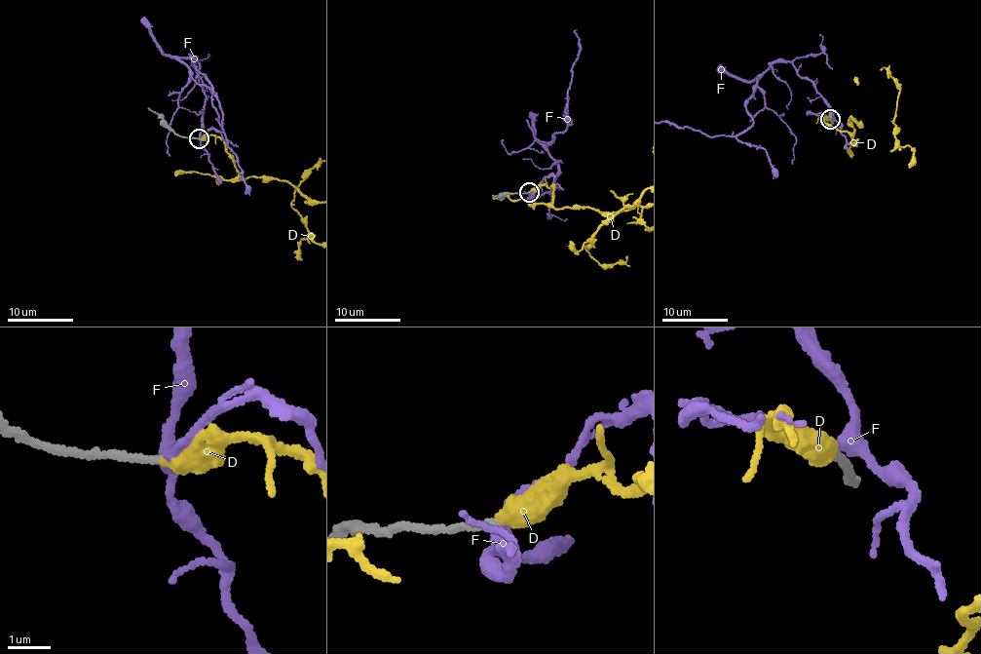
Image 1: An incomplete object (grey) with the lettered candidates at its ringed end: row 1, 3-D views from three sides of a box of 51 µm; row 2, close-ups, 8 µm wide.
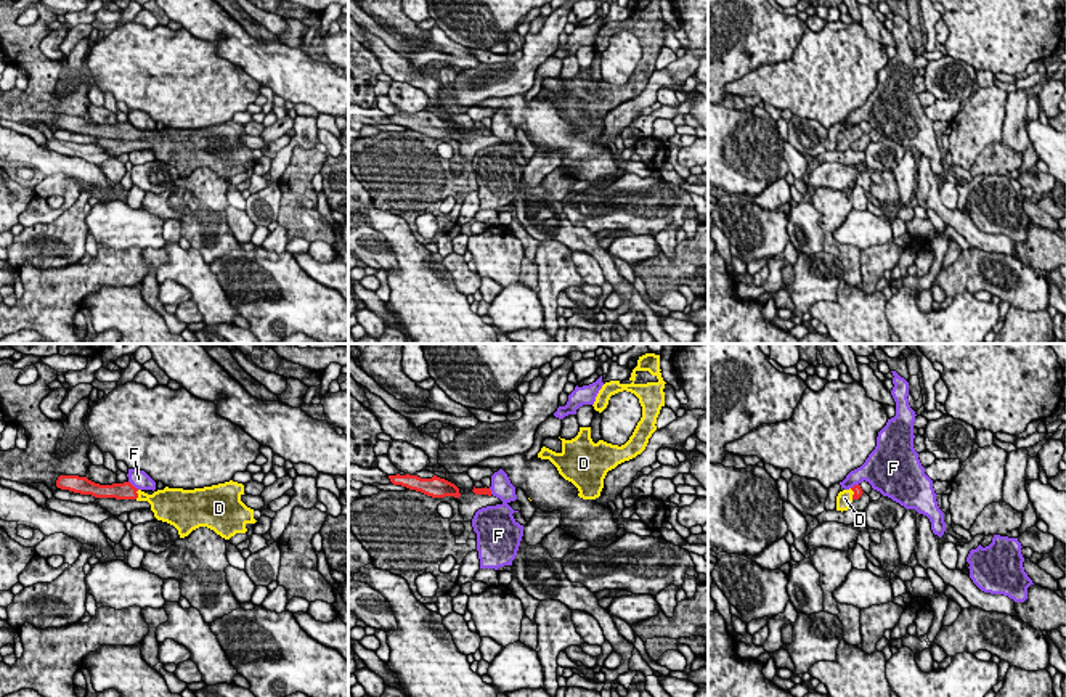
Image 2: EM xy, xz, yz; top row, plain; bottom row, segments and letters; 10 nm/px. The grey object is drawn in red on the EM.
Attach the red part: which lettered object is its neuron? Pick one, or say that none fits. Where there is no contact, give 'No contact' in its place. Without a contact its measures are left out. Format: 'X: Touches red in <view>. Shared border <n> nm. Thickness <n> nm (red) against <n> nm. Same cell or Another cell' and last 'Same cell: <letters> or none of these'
D: Touches red in xy. Shared border 100 nm. Thickness 170 nm (red) against 240 nm. Same cell
F: Touches red in xy. Shared border 140 nm. Thickness 170 nm (red) against 180 nm. Another cell
Same cell: D

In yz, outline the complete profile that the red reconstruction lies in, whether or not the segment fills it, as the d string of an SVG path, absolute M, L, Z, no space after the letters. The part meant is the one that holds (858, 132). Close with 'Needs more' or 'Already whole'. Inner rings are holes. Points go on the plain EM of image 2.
M854 125L849 130L840 132L838 137L836 137L836 151L841 151L841 153L848 151L851 143L854 140L859 140L862 137L862 133L864 132L862 132L861 125Z. Needs more

